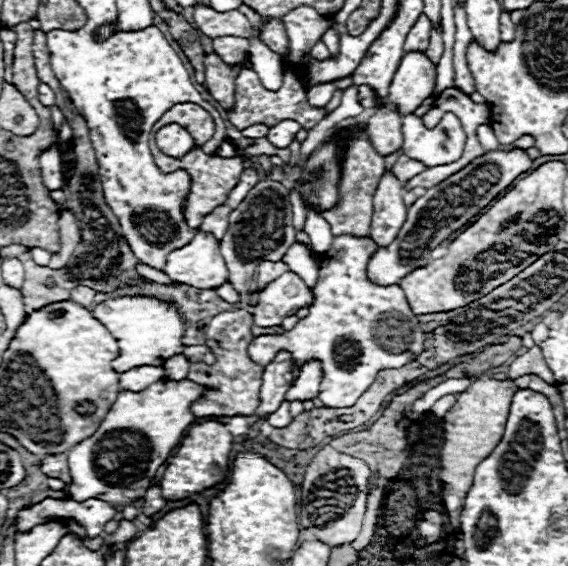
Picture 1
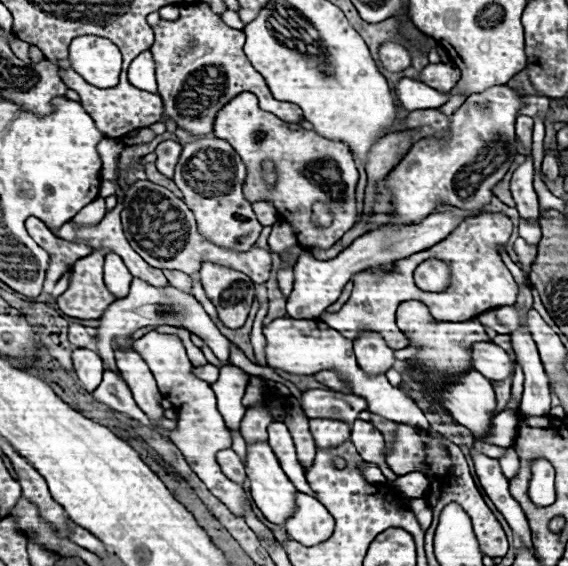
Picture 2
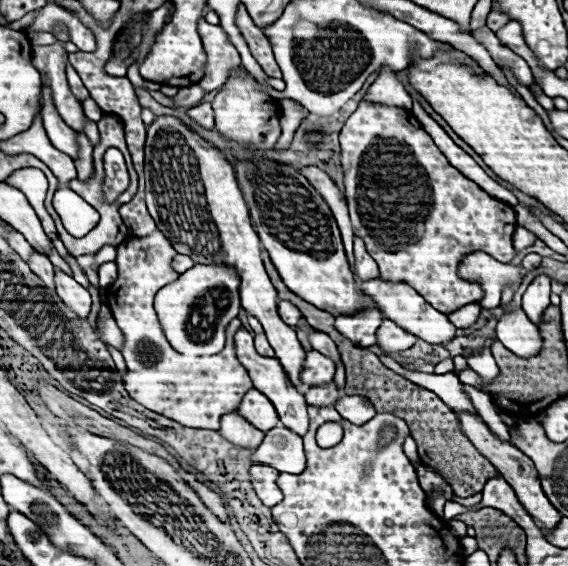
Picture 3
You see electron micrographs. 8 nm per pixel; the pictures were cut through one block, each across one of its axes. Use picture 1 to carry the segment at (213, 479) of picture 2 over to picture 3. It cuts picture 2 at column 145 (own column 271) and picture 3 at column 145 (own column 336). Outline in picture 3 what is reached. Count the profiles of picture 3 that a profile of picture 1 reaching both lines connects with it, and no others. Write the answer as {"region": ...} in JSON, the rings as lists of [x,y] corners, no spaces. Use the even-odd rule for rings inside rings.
{"region":[[[160,230],[142,238],[128,238],[118,246],[118,280],[108,286],[106,302],[124,336],[124,346],[120,350],[128,368],[124,386],[136,402],[152,412],[172,418],[182,426],[218,430],[220,416],[238,408],[246,390],[254,388],[234,352],[234,332],[242,324],[234,318],[226,326],[226,346],[212,358],[186,358],[172,350],[154,310],[154,296],[160,288],[168,286],[168,282],[180,278],[180,274],[172,270],[172,258],[176,254],[178,252]]]}

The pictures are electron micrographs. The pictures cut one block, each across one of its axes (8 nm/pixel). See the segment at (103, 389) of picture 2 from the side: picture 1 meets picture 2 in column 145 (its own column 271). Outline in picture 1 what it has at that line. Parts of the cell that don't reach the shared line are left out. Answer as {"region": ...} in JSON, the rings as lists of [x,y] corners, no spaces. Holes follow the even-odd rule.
{"region":[[[284,400],[282,406],[280,406],[274,414],[268,416],[268,422],[270,422],[274,428],[284,428],[284,426],[290,424],[290,420],[292,420],[292,416],[290,416],[290,402],[288,402],[288,400]]]}

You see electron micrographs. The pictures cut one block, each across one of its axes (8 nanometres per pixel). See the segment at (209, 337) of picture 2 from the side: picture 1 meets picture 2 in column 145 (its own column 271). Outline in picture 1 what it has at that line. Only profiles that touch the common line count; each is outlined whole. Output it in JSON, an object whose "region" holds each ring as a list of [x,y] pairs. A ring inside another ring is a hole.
{"region":[[[286,272],[258,294],[254,308],[254,324],[280,326],[286,316],[292,316],[310,302],[312,290],[304,284],[304,280],[294,272]]]}

